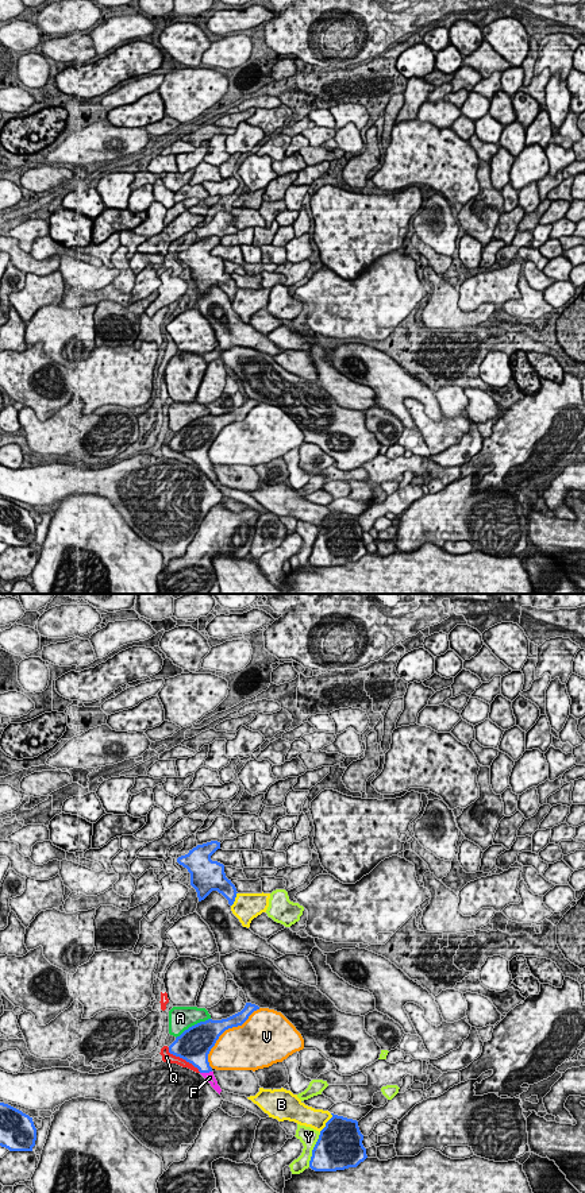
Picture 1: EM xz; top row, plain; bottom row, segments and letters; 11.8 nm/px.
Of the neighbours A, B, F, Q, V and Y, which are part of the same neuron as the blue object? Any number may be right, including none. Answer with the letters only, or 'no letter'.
F

